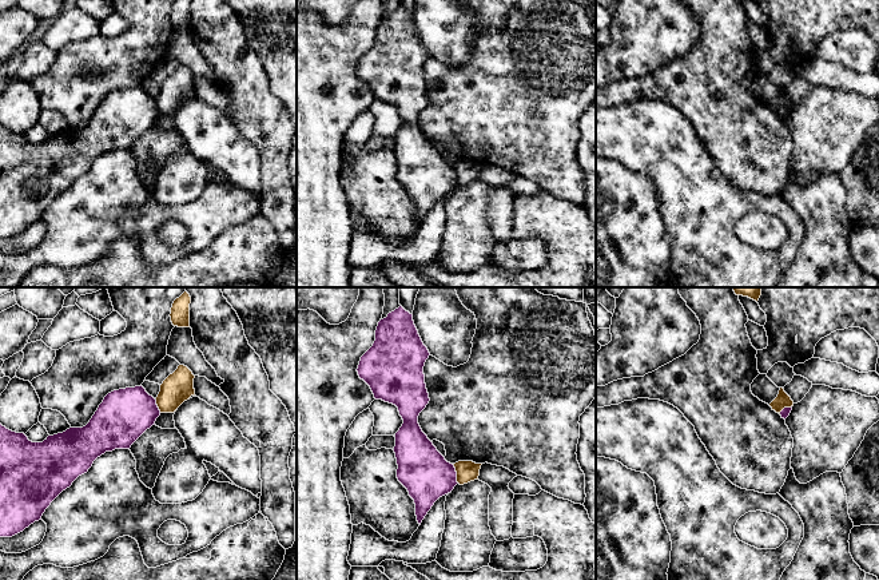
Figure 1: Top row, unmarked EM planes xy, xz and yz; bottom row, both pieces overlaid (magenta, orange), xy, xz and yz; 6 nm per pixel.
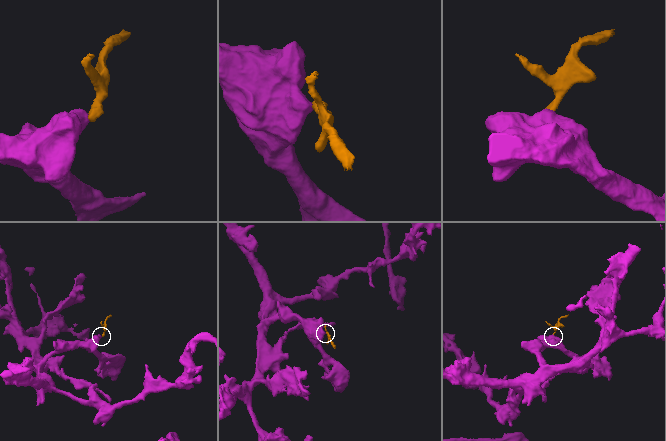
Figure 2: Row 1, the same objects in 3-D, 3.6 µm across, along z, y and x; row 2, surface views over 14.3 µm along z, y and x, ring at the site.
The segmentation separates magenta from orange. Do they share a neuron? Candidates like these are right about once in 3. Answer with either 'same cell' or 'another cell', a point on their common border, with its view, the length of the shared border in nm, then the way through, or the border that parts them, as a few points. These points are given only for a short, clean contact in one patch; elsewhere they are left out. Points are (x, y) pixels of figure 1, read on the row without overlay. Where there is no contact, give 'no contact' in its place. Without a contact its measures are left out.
another cell | xz (456, 174) | 130 nm | along xz (452, 165), (458, 183)

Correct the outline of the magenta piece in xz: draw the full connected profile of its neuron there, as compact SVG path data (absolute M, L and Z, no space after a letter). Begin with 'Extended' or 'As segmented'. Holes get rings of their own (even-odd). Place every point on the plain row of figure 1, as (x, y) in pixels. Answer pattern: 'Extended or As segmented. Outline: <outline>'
As segmented. Outline: M399 7L378 23L375 41L361 57L357 69L359 79L370 87L374 99L395 106L403 120L394 136L395 147L393 151L398 166L397 179L414 200L419 226L434 203L450 194L458 184L454 166L445 160L418 124L419 114L430 102L423 75L429 56L430 53L414 25L413 15Z

